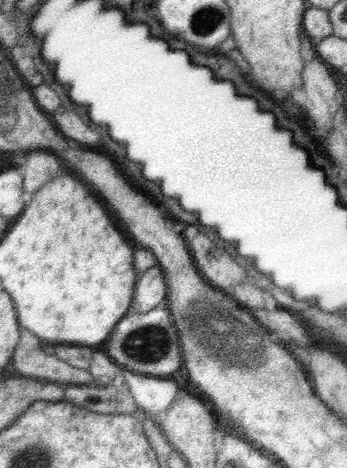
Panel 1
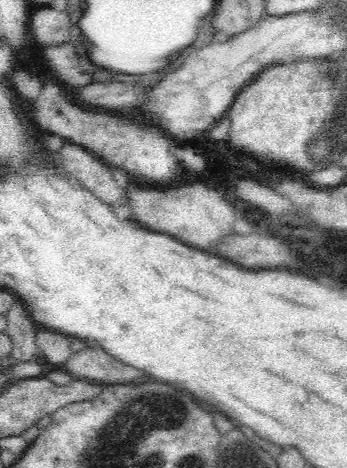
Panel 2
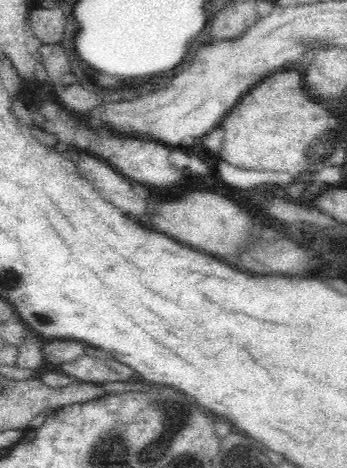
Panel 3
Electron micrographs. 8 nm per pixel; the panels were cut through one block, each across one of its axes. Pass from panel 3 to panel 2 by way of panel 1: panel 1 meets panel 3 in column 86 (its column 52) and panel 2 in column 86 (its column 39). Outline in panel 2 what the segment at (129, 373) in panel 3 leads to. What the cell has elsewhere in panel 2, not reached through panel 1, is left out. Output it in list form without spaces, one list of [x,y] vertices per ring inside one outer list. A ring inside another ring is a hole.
[[[98,344],[94,348],[74,352],[66,360],[64,370],[78,380],[98,382],[98,384],[106,384],[106,382],[110,382],[110,384],[120,382],[122,384],[122,382],[130,382],[134,378],[140,378],[144,374],[128,364],[114,360],[112,354],[106,354],[106,350],[102,350]]]

